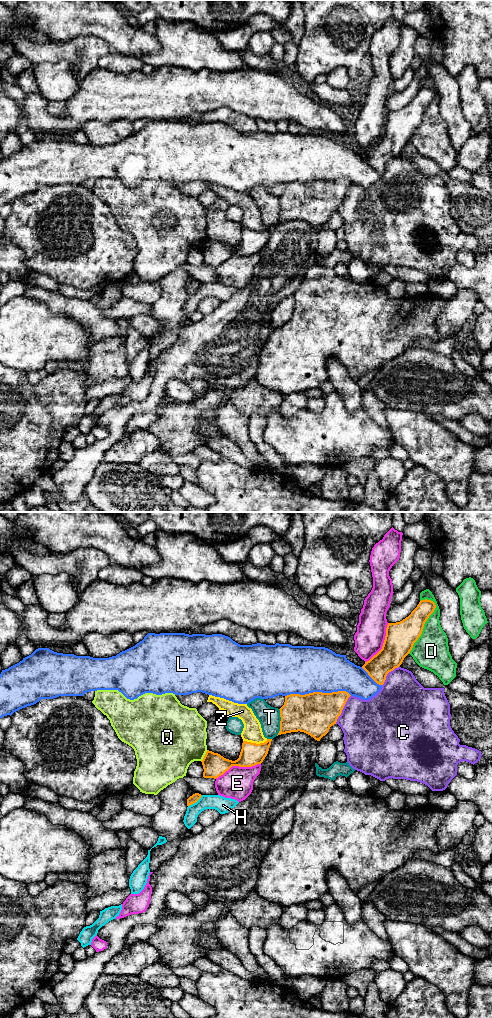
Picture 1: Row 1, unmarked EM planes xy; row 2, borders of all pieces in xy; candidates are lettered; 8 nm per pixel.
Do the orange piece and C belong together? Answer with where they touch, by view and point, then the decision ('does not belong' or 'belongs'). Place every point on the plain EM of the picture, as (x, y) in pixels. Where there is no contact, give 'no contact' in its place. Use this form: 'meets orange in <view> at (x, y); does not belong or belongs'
meets orange in xy at (342, 197); does not belong

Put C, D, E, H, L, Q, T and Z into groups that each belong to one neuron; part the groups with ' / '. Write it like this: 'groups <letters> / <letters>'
groups C / D / E / H / L / Q / T / Z

